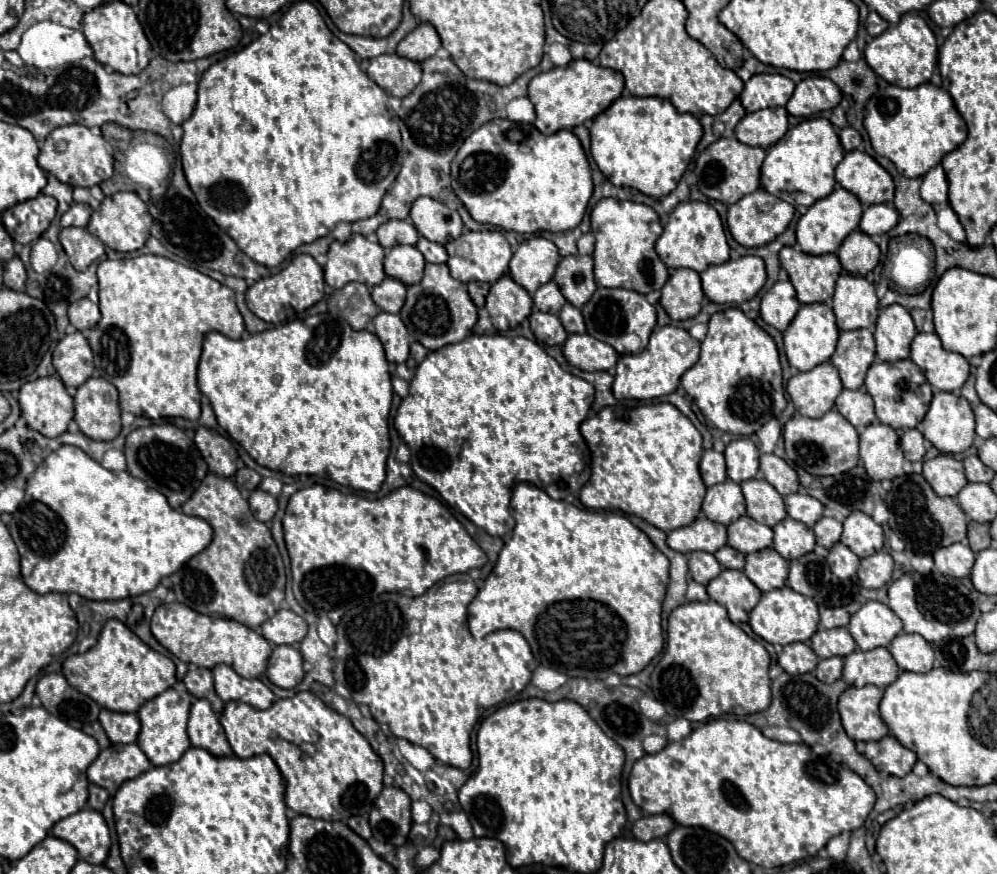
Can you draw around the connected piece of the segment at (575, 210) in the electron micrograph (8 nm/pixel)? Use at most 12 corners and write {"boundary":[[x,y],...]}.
{"boundary":[[493,119],[451,163],[475,221],[569,231],[593,195],[573,131]]}

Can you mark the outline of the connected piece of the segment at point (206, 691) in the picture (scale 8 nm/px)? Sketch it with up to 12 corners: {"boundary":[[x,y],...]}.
{"boundary":[[189,665],[183,679],[187,691],[207,699],[215,713],[223,701],[213,689],[213,675],[205,667]]}

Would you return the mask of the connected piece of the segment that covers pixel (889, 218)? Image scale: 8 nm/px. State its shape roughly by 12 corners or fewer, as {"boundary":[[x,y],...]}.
{"boundary":[[889,203],[865,209],[859,229],[871,237],[889,233],[899,221]]}

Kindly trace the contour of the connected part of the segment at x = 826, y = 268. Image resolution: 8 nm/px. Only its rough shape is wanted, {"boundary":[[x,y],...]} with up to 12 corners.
{"boundary":[[783,247],[781,267],[799,303],[833,297],[841,263],[833,253]]}

